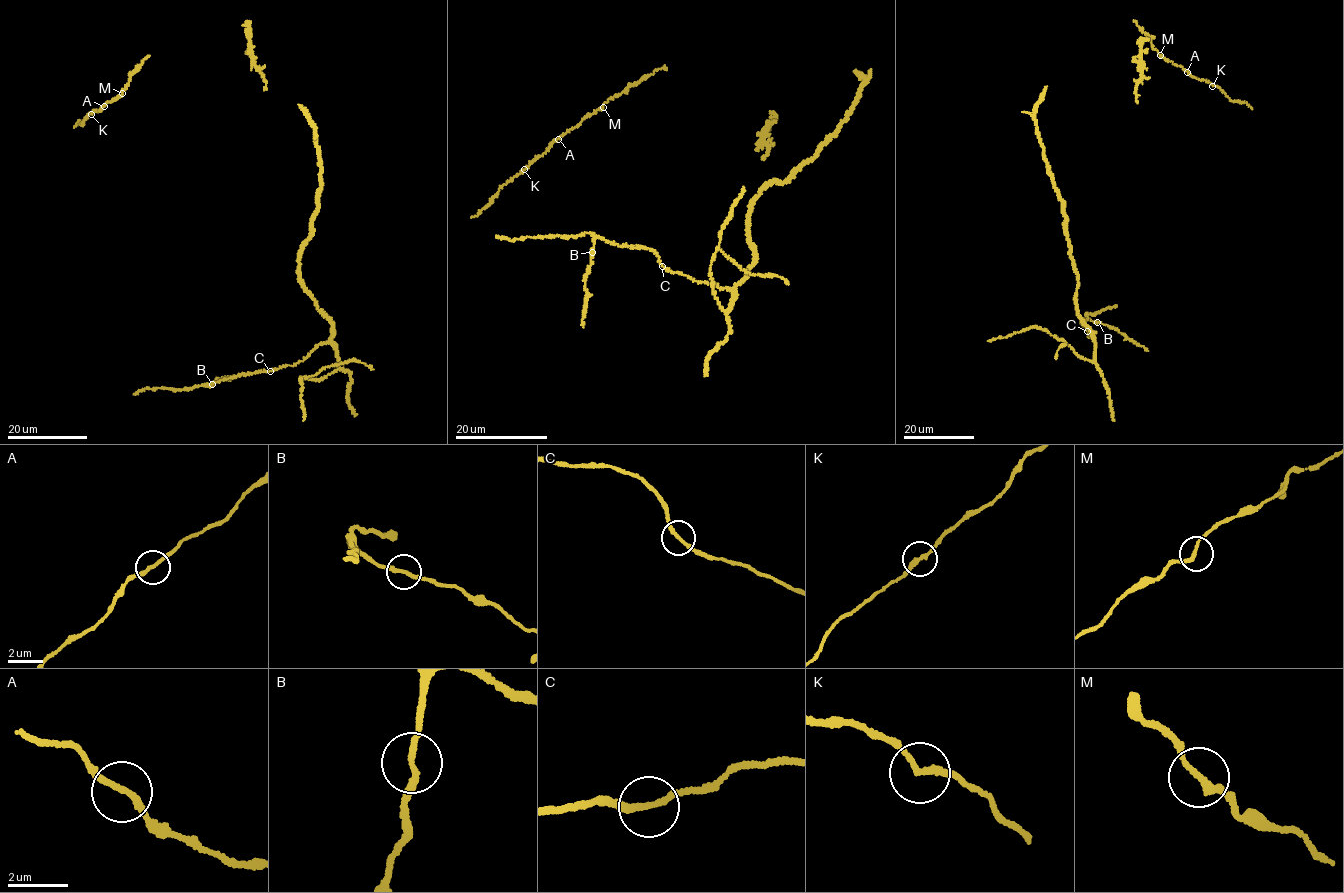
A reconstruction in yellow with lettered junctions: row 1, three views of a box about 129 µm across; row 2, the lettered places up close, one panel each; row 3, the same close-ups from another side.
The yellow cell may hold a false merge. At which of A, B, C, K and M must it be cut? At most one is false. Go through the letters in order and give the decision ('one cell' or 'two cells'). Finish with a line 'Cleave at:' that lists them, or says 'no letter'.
A: one cell
B: one cell
C: one cell
K: one cell
M: one cell
Cleave at: no letter

